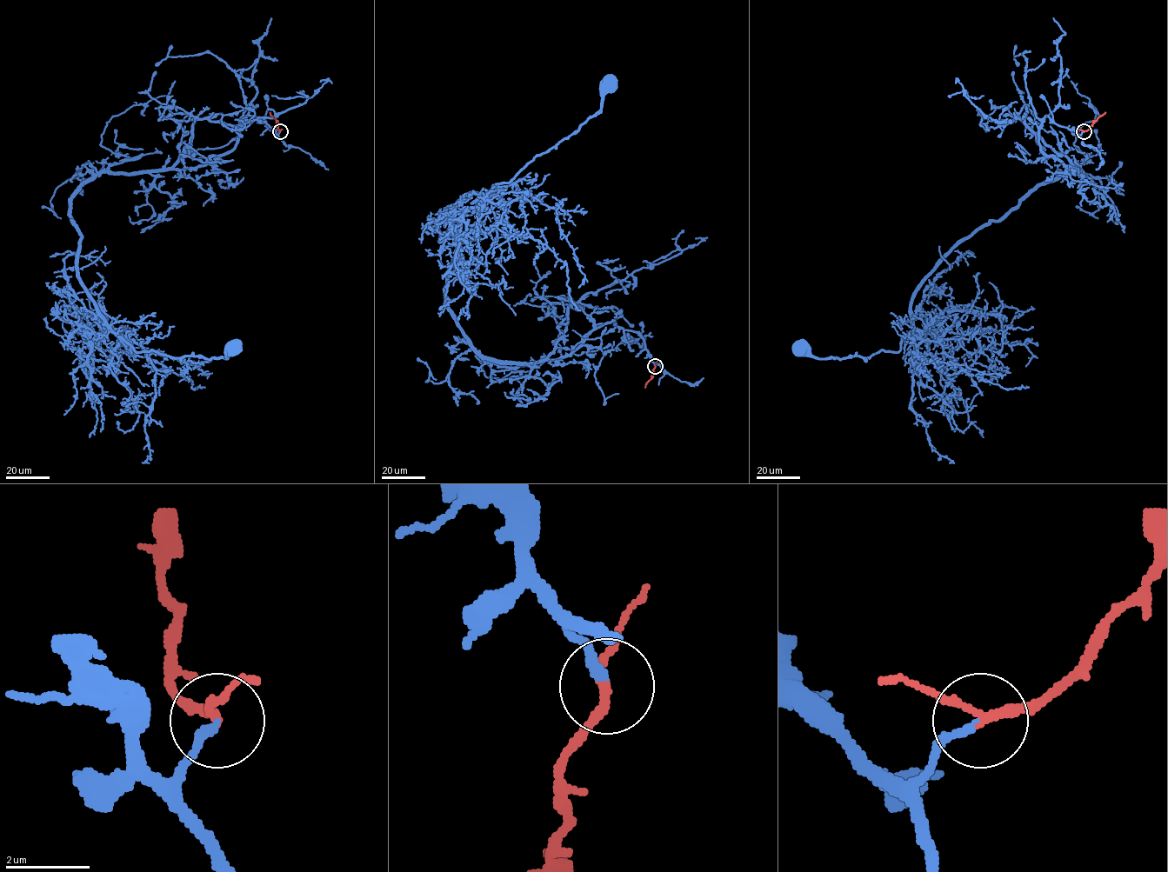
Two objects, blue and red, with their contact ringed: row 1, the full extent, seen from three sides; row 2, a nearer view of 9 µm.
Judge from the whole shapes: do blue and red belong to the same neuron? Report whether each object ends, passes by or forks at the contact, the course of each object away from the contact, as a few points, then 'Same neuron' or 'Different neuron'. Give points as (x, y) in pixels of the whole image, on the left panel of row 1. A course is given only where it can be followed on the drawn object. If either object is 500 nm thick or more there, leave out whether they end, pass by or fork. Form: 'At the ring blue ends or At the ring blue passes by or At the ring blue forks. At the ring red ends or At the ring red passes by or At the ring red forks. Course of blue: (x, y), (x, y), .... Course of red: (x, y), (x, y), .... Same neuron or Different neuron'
At the ring blue ends. At the ring red passes by. Course of blue: (280, 131), (243, 116), (204, 164), (100, 172), (70, 204), (77, 277), (120, 338), (175, 357), (230, 345). Course of red: (280, 131), (277, 121), (270, 112). Same neuron

